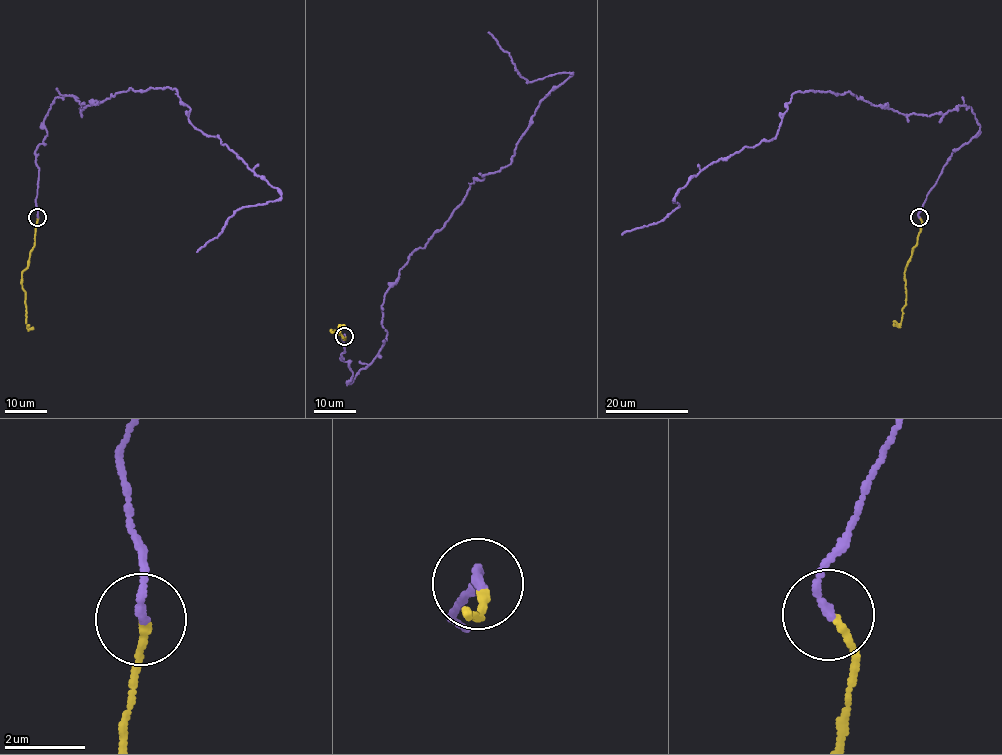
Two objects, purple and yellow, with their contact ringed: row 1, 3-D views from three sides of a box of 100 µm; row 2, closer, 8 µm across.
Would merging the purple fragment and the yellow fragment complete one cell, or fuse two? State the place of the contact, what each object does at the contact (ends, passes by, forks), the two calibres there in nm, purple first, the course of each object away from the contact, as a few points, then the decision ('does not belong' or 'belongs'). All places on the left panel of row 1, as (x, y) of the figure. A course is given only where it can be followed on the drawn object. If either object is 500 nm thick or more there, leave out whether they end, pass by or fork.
at (37, 217); purple ends there; yellow ends there; 200 nm thick on the purple side, 180 nm on the other; purple runs (37, 217), (54, 99), (80, 109), (168, 87), (281, 195), (236, 210), (196, 252); yellow runs (37, 217), (35, 244), (21, 277), (28, 329), (33, 326); belongs

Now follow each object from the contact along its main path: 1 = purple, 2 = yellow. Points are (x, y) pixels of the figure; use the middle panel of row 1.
1: (344, 336), (351, 383), (384, 343), (384, 294), (408, 257), (511, 161), (572, 74), (529, 82), (488, 32)
2: (344, 336), (344, 339), (330, 329), (338, 333), (344, 324)

